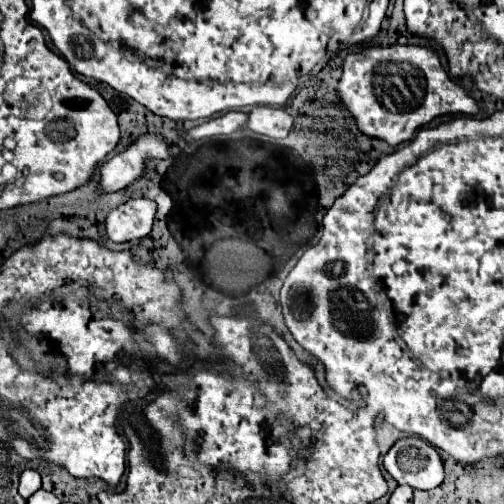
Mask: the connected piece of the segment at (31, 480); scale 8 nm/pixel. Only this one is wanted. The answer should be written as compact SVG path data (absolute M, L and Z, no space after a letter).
M26 469L22 475L20 475L20 495L24 499L28 499L32 493L36 493L40 489L40 475L38 471L32 471L32 469Z

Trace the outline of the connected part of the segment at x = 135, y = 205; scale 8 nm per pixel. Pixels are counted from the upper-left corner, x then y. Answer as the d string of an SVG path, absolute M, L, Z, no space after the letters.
M130 199L106 217L106 233L112 241L132 241L146 237L152 229L156 203L152 199Z

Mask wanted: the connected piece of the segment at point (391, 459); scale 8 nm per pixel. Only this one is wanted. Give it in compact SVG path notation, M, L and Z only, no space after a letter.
M420 437L396 441L384 455L382 463L398 481L398 485L410 485L414 489L428 491L444 481L444 469L438 451Z

